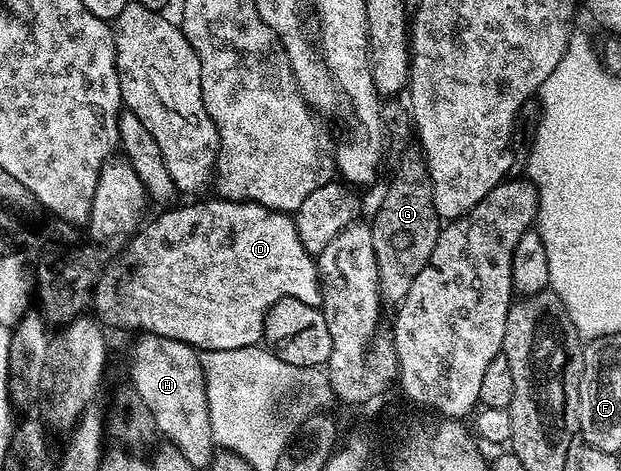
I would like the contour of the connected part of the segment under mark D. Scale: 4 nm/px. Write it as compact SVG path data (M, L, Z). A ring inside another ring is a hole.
M216 199L217 201L197 201L194 205L181 205L178 209L173 209L174 207L166 208L161 211L154 221L146 220L142 224L141 228L137 230L131 237L129 237L127 244L118 252L117 258L113 262L106 264L100 272L100 277L97 280L96 288L92 293L91 309L95 314L98 321L101 322L102 326L108 327L110 330L113 329L139 329L142 334L153 334L155 336L163 336L167 339L177 340L187 344L196 351L204 351L210 353L211 351L235 351L239 347L251 347L252 345L261 345L263 338L265 336L265 320L267 319L267 311L275 303L279 303L279 299L284 297L290 297L291 299L299 299L299 303L307 303L308 305L320 306L321 303L321 274L317 271L317 263L314 254L309 253L303 247L302 240L299 239L299 231L295 231L295 223L293 222L292 216L287 213L280 213L274 209L268 209L262 205L256 205L250 201L227 201L224 199Z

